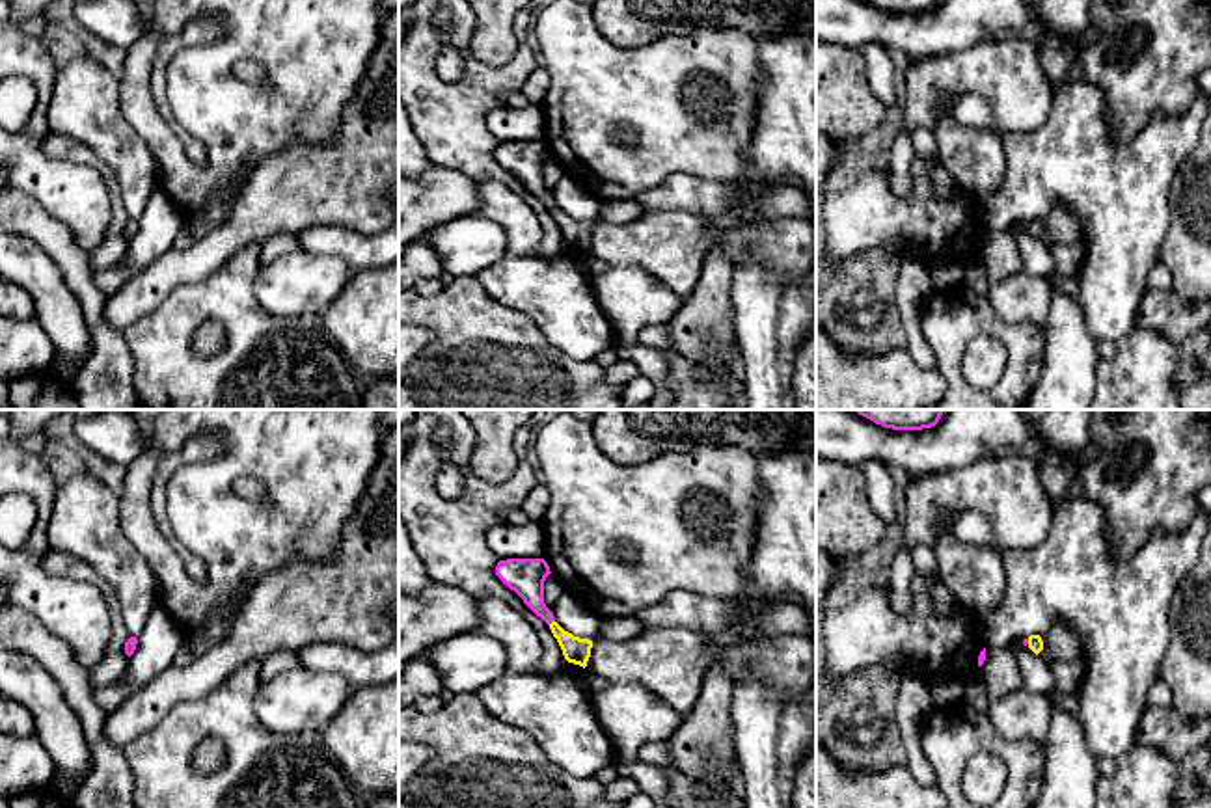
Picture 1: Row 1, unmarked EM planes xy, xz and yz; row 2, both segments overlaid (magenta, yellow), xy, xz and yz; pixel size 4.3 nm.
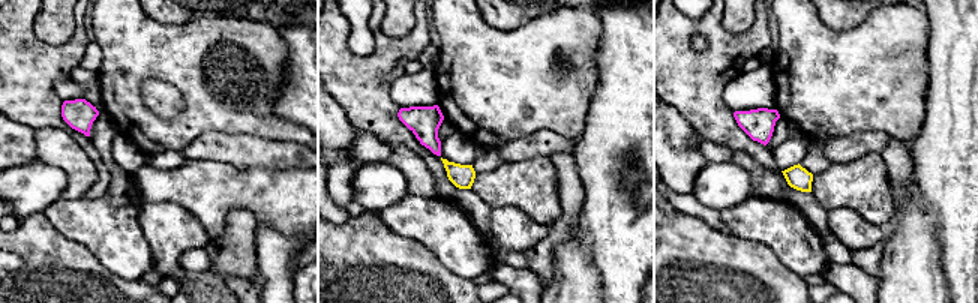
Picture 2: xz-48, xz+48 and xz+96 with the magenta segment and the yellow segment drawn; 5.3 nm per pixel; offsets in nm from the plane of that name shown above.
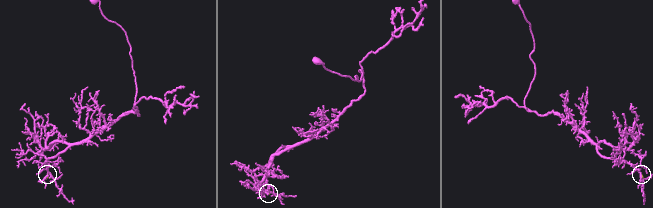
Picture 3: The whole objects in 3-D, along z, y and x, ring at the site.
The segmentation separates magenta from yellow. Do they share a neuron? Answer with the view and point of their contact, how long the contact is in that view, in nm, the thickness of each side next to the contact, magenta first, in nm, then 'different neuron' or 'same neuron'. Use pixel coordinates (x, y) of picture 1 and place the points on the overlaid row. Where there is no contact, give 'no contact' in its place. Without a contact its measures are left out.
xz (550, 622) | 40 nm | 160/120 nm | same neuron

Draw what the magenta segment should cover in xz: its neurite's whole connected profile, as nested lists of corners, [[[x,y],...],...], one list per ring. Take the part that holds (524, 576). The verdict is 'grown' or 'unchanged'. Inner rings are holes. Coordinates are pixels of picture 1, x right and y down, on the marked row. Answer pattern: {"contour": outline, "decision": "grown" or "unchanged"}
{"contour": [[[507,559],[496,566],[496,575],[550,626],[565,659],[585,668],[592,640],[574,637],[555,622],[553,613],[544,603],[544,581],[550,573],[550,566],[544,559]]], "decision": "grown"}

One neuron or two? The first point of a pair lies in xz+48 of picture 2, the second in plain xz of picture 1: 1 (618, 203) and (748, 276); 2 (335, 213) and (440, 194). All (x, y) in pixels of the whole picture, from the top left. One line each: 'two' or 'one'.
1: one
2: one

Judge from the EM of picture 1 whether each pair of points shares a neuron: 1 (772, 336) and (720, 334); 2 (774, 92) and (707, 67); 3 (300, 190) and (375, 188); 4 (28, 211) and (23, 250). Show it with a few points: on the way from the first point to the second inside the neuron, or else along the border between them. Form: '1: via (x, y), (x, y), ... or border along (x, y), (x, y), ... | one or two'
1: border along (731, 291), (733, 326), (738, 347) | two
2: border along (757, 41), (762, 82), (757, 90), (753, 129) | two
3: via (319, 188), (356, 188) | one
4: border along (19, 235), (30, 237), (56, 267) | two

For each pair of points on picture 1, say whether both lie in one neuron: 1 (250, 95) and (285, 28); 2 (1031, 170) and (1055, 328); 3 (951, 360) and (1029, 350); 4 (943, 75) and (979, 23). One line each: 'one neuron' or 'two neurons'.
1: one neuron
2: two neurons
3: one neuron
4: two neurons

